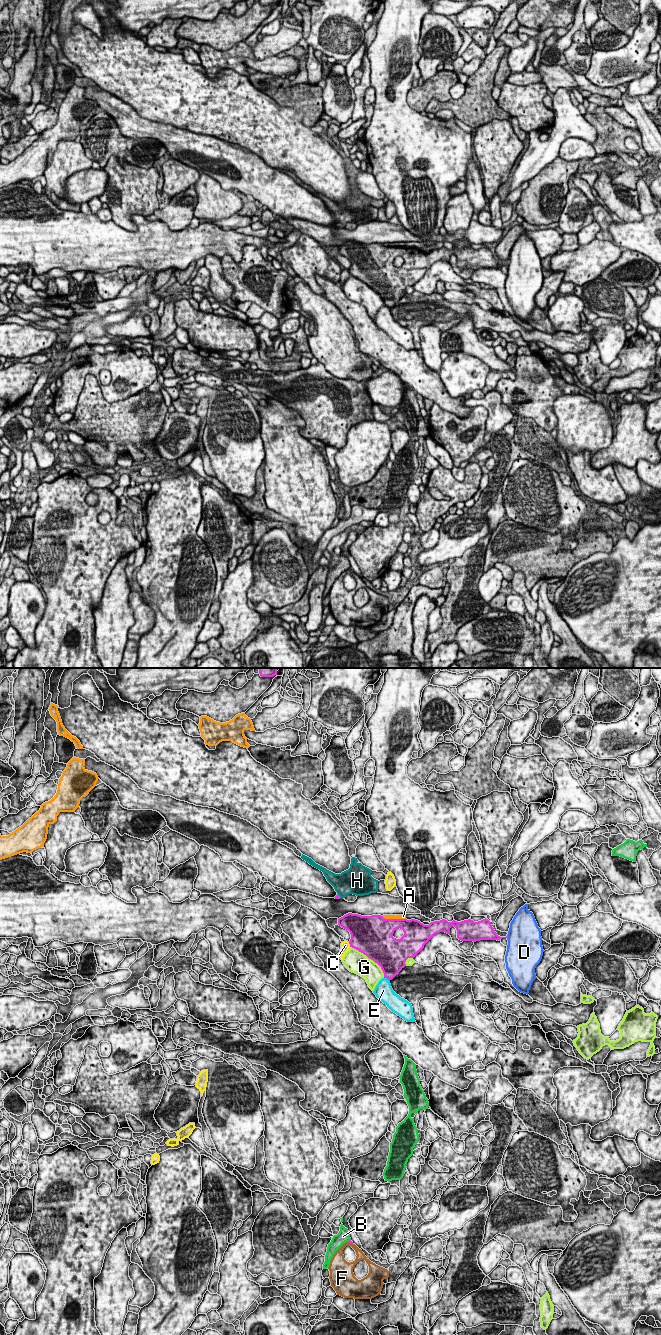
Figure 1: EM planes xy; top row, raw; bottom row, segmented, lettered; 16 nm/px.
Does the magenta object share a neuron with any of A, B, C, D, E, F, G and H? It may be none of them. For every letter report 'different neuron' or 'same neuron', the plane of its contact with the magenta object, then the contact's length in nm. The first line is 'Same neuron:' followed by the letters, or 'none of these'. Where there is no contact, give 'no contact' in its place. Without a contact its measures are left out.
Same neuron: F
A: different neuron | xy | 380 nm
B: different neuron | no contact
C: different neuron | xy | 90 nm
D: different neuron | xy | 100 nm
E: different neuron | xy | 120 nm
F: same neuron | xy | 90 nm
G: different neuron | xy | 750 nm
H: different neuron | xy | 120 nm

